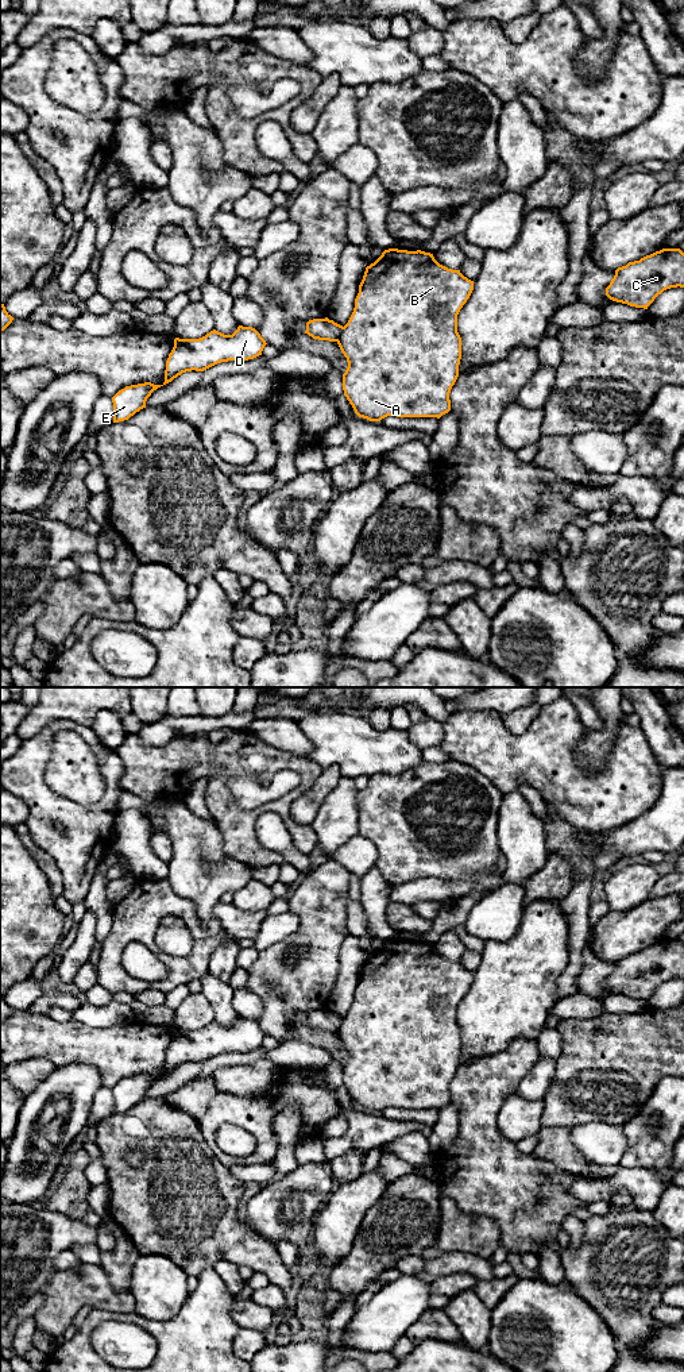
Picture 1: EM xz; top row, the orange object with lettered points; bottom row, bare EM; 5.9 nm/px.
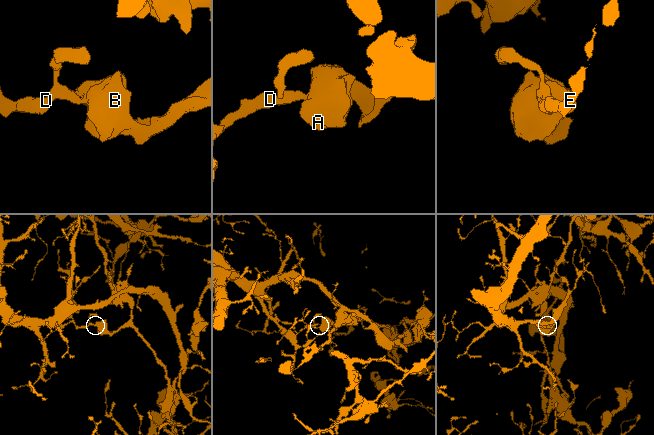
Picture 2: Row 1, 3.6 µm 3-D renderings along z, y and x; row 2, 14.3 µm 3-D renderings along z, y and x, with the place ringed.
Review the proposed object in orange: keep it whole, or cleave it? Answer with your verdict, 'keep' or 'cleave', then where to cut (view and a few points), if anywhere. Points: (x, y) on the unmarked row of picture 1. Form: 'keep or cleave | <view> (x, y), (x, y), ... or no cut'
cleave | xz (343, 1018), (336, 1032)

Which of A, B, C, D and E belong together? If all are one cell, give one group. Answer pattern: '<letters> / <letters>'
A B C / D E

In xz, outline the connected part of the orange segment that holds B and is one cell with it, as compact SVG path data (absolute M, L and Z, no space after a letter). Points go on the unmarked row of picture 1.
M389 940L366 959L355 999L337 1036L347 1049L344 1087L359 1109L437 1109L451 1102L449 1084L459 1068L461 1029L457 1006L474 982L460 961L440 956L421 941Z

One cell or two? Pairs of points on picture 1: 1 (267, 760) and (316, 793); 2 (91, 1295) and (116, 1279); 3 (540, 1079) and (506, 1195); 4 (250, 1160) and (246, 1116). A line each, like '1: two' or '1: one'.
1: two
2: two
3: two
4: one

